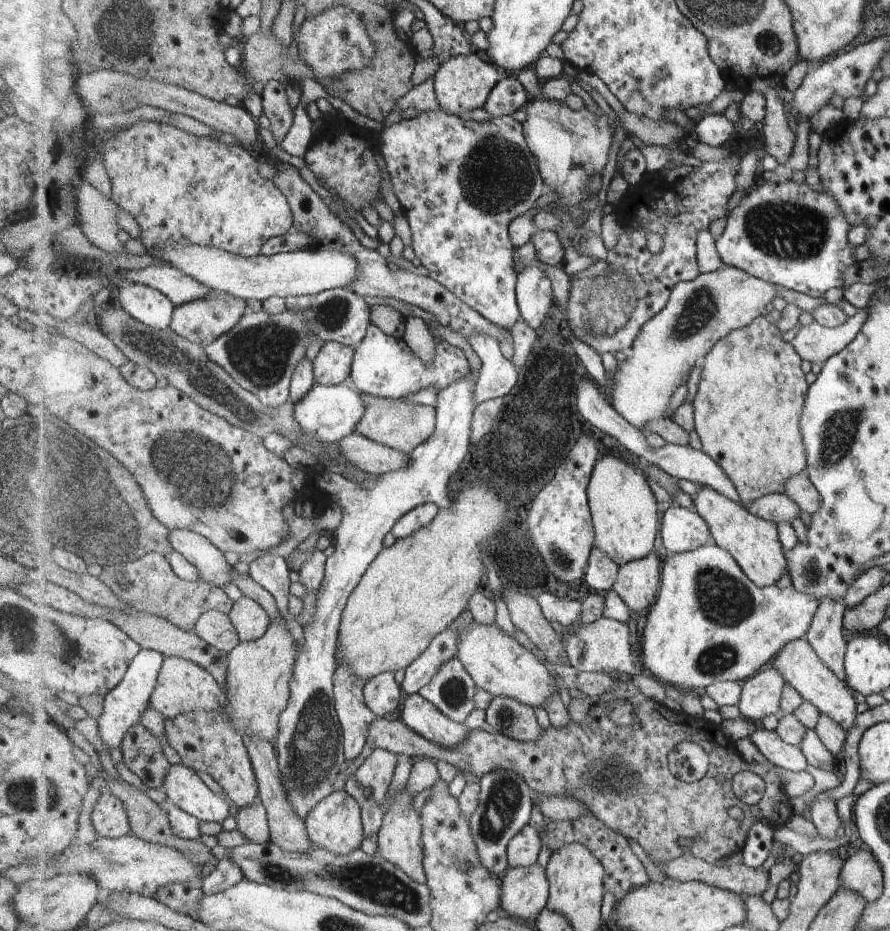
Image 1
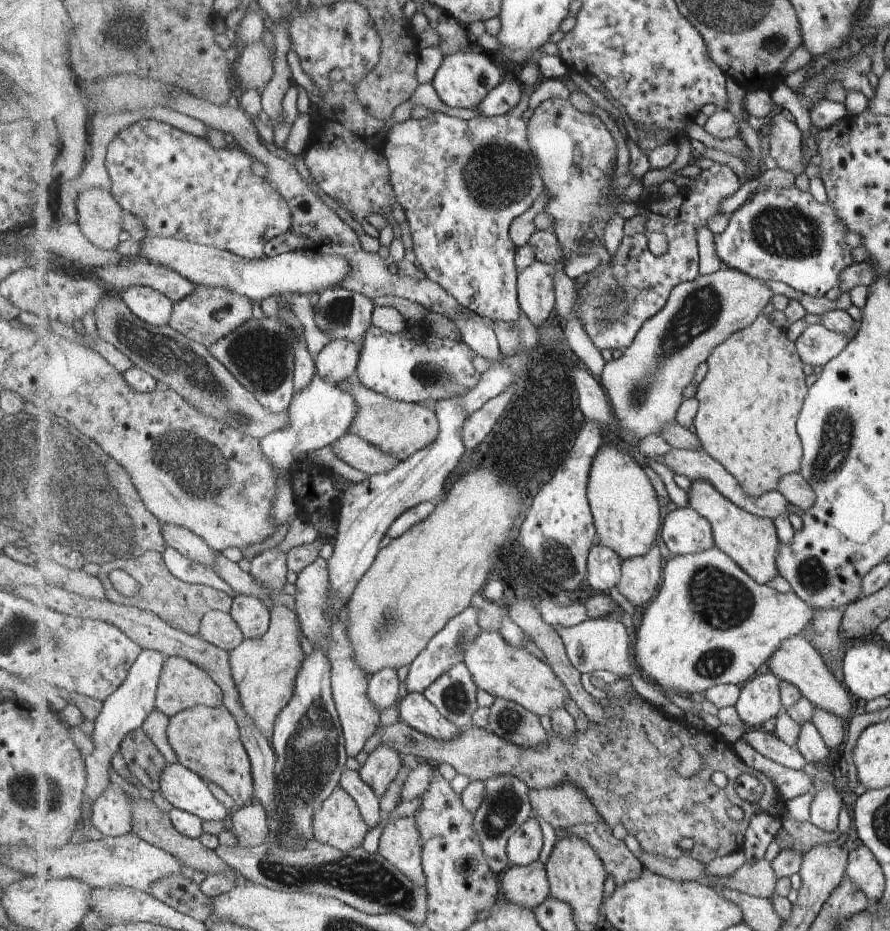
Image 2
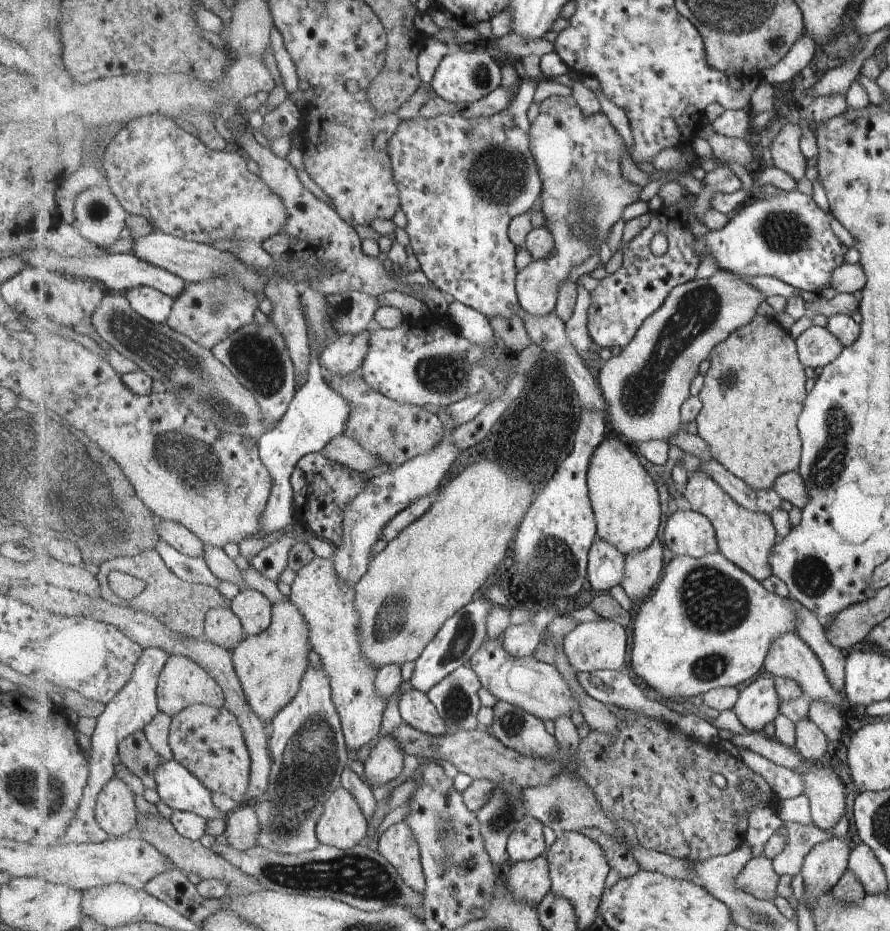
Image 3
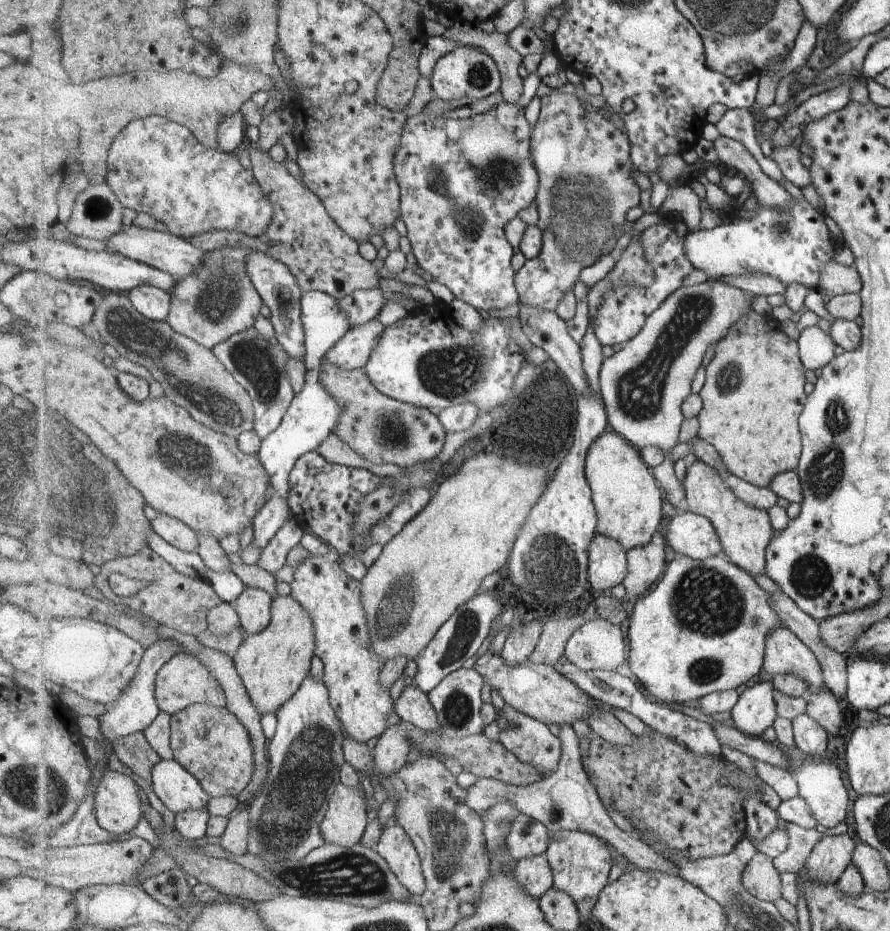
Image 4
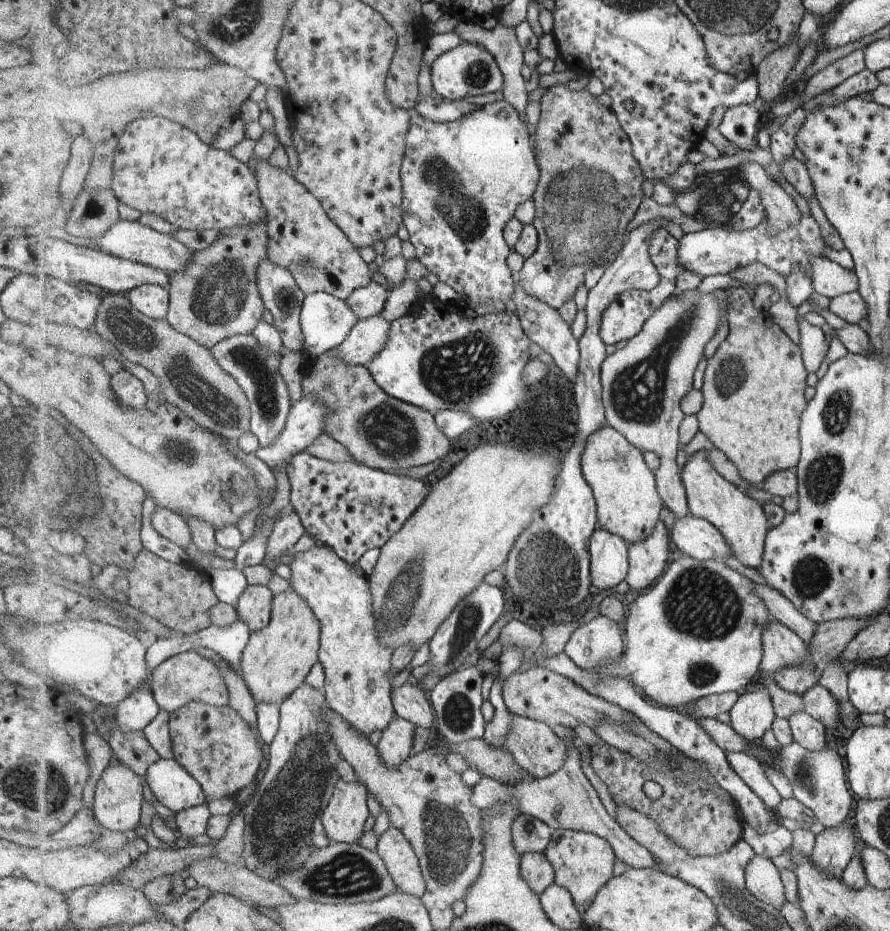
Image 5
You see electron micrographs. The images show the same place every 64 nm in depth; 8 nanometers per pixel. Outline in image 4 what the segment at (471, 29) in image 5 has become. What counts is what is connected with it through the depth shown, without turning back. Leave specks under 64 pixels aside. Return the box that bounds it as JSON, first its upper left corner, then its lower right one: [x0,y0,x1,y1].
[443,21,524,103]

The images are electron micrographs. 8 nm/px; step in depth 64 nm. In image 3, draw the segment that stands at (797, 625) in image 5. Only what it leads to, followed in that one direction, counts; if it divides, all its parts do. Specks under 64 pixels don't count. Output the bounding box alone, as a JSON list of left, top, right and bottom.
[789,600,846,692]

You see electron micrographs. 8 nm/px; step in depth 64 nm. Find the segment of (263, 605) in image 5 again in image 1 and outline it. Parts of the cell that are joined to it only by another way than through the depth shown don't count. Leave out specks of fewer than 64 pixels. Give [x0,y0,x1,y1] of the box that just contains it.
[229,596,271,642]

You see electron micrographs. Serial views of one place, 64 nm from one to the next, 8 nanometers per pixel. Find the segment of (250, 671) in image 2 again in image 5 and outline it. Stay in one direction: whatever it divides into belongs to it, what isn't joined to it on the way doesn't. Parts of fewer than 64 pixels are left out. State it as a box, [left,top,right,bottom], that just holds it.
[240,586,321,706]

